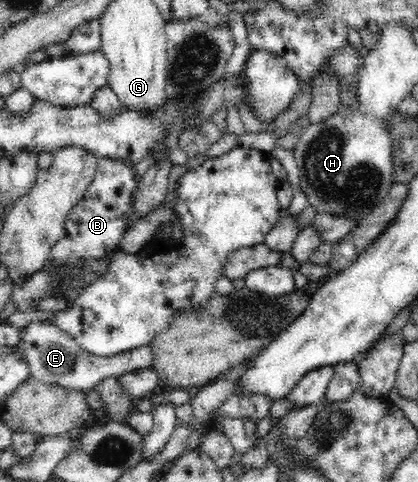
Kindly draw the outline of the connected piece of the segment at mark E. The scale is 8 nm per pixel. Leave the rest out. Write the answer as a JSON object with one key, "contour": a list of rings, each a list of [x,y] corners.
{"contour":[[[28,324],[26,328],[18,329],[22,335],[22,350],[29,364],[30,376],[44,384],[55,384],[72,391],[92,391],[94,386],[112,376],[121,377],[127,372],[151,368],[154,358],[154,351],[149,344],[116,356],[94,356],[86,352],[72,335],[54,324]]]}

